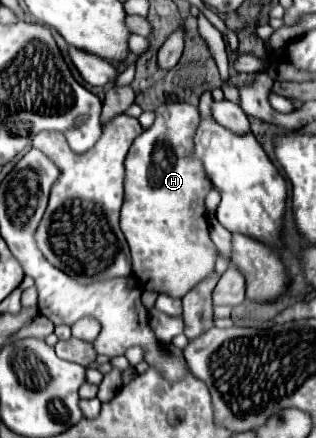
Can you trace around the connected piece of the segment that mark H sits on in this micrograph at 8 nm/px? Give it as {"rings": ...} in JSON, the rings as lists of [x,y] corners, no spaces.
{"rings":[[[185,102],[161,104],[155,108],[155,122],[141,136],[133,140],[133,146],[125,158],[125,200],[121,208],[121,230],[131,248],[133,272],[139,284],[147,290],[171,294],[183,298],[205,274],[215,268],[215,244],[209,238],[209,226],[203,200],[213,188],[199,162],[193,162],[193,134],[197,130],[199,110]]]}

